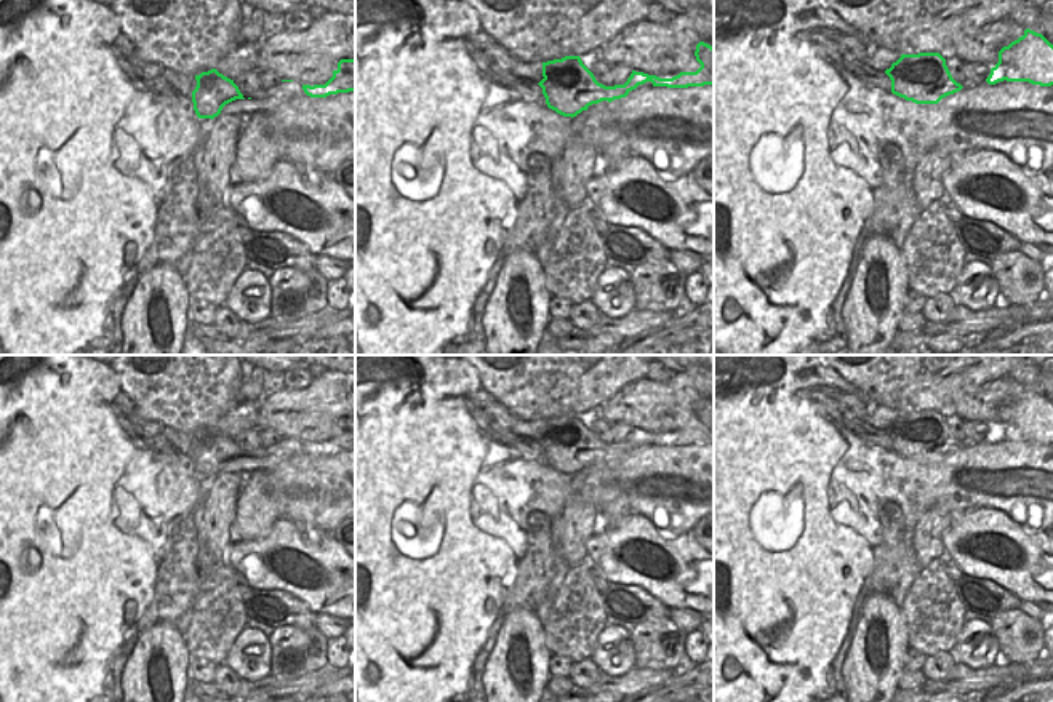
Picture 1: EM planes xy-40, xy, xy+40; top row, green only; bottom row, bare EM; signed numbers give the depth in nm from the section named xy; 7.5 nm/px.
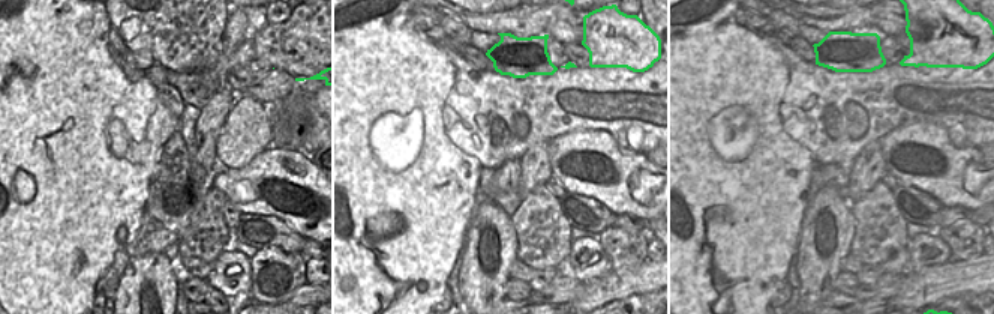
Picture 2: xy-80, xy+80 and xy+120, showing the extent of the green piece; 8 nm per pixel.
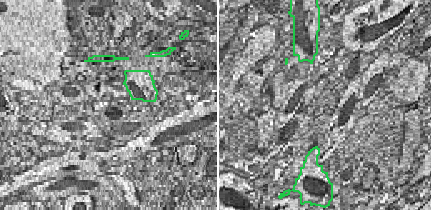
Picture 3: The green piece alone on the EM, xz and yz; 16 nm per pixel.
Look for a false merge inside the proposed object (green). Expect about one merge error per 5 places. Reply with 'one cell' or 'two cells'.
one cell

